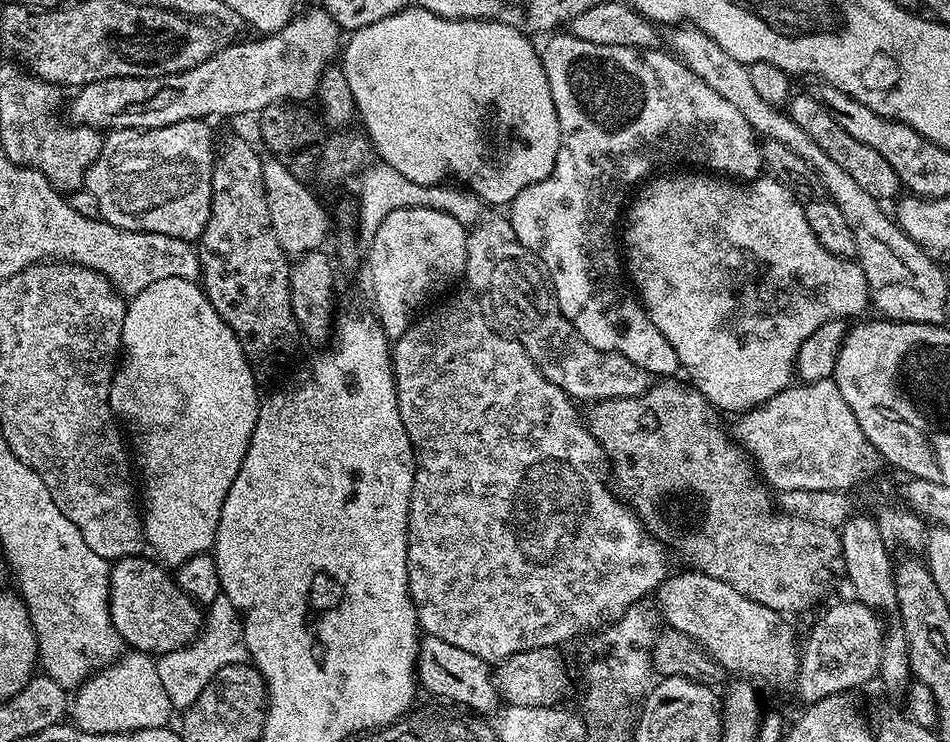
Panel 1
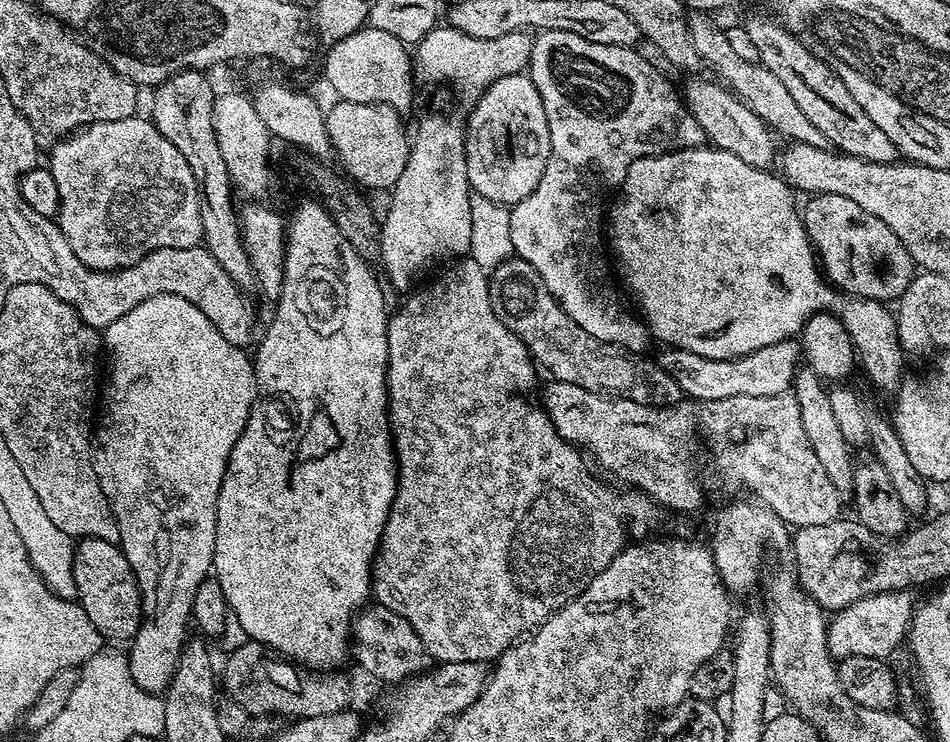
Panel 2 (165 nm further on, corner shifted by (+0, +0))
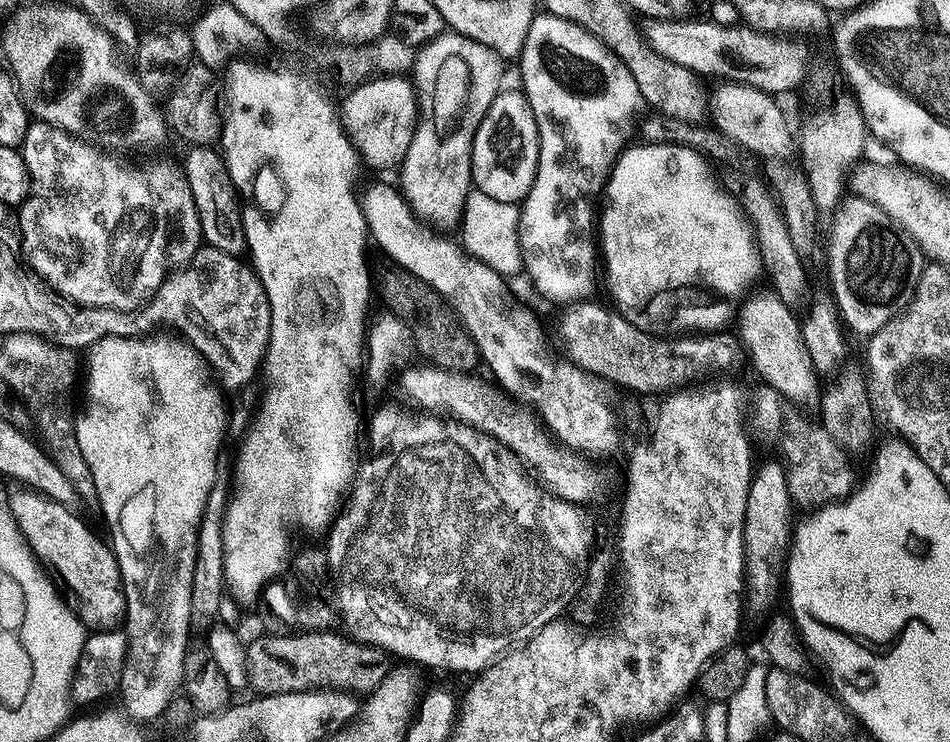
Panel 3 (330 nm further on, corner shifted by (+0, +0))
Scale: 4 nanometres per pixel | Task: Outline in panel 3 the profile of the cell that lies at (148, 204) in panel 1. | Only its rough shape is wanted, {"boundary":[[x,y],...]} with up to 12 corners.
{"boundary":[[52,124],[18,151],[55,291],[139,312],[202,246],[183,171]]}

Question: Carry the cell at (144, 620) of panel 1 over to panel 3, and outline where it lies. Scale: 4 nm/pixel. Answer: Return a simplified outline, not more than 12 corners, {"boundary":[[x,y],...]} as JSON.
{"boundary":[[27,486],[10,497],[24,541],[81,600],[85,629],[125,619],[111,547]]}

